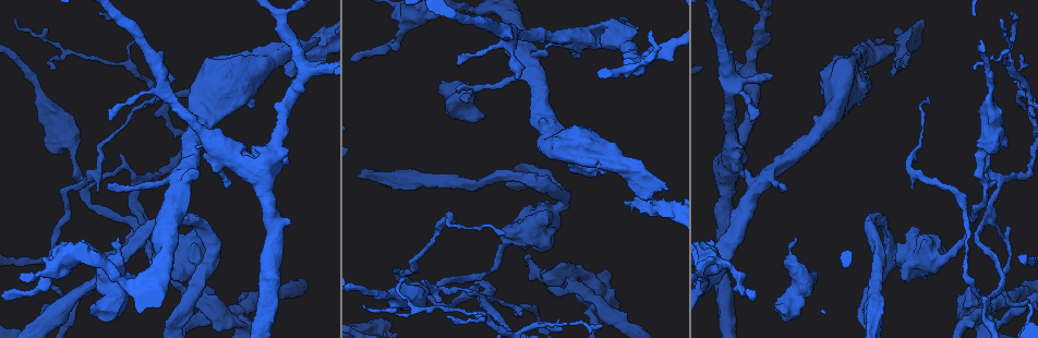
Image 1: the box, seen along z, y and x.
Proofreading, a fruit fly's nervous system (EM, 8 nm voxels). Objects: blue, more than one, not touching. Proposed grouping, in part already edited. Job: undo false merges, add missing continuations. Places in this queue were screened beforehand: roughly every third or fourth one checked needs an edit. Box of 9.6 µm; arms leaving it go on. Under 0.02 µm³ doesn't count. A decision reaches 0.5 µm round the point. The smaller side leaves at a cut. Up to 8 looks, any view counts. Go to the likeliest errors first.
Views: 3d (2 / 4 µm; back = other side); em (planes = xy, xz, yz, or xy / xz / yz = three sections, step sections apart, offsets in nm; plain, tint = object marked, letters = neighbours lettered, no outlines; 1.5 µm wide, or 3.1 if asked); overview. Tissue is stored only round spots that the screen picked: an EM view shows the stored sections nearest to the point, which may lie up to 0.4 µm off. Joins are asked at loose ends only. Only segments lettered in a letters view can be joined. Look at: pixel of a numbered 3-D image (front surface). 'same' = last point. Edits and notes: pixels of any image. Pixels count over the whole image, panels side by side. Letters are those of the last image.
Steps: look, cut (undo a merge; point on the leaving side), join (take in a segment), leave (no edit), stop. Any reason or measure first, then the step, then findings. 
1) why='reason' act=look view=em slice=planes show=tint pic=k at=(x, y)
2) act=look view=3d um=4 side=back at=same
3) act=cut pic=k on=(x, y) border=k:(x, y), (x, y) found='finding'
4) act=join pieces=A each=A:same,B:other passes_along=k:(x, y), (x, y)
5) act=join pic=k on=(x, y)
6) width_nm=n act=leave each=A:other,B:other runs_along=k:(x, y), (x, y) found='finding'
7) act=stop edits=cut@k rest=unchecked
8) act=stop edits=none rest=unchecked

why='three arms meet' act=look view=3d um=2 pic=1 at=(141, 216)

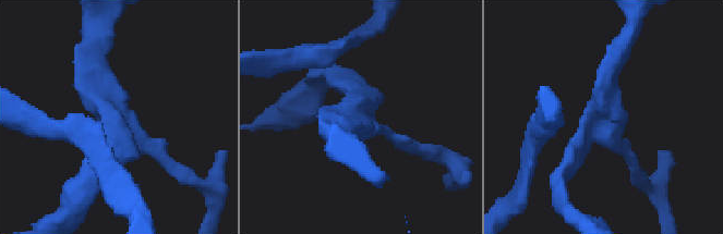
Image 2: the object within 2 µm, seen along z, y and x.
arms=3 act=look view=em slice=xy step=8 show=tint pic=2 at=(368, 127)

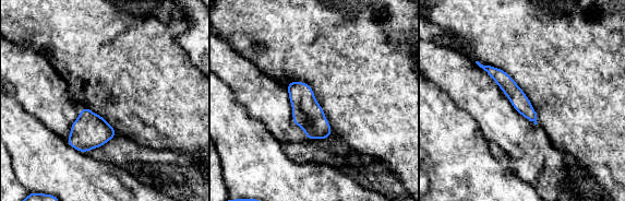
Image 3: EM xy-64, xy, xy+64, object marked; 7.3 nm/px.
act=look view=em slice=planes show=letters at=same

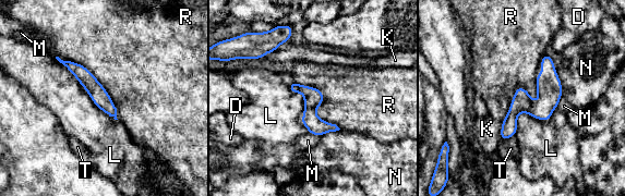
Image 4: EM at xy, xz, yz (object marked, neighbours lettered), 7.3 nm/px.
width_nm=130 act=leave each=D:other,K:other,L:other,M:other,N:other,R:other,T:other runs_along=4:(547, 57), (547, 97), (520, 107), (504, 135) found='one cell here'

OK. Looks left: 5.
why='a fork' act=look view=3d um=4 pic=1 at=(894, 256)

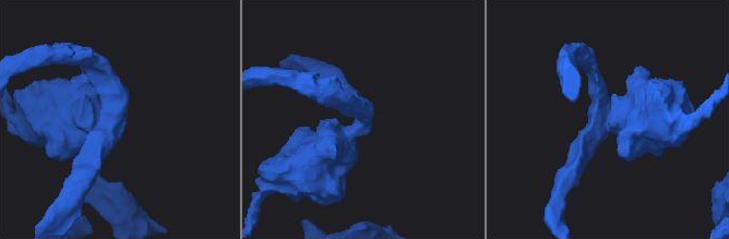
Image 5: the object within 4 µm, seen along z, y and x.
arms=3 arm_widths_nm=220,300,700 act=look view=em slice=xz step=8 show=letters pic=5 at=(120, 116)

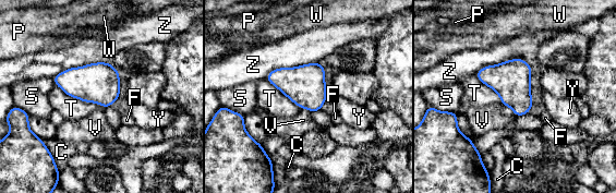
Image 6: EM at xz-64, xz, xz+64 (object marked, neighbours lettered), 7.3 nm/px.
why='another direction' act=look view=em slice=planes show=letters at=same

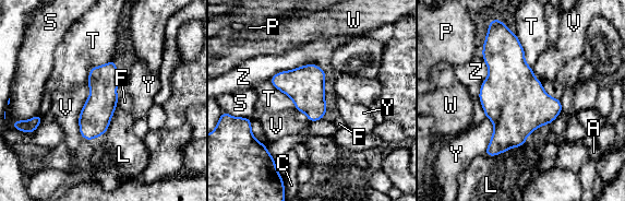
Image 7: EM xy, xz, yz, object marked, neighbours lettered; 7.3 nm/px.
width_nm=220 act=leave each=A:other,C:other,F:other,L:other,P:other,S:other,T:other,V:other,W:other,Y:other,Z:other border=7:(489, 118), (493, 133), (482, 153) found='all the same cell'

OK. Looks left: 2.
act=stop edits=none rest=unchecked

